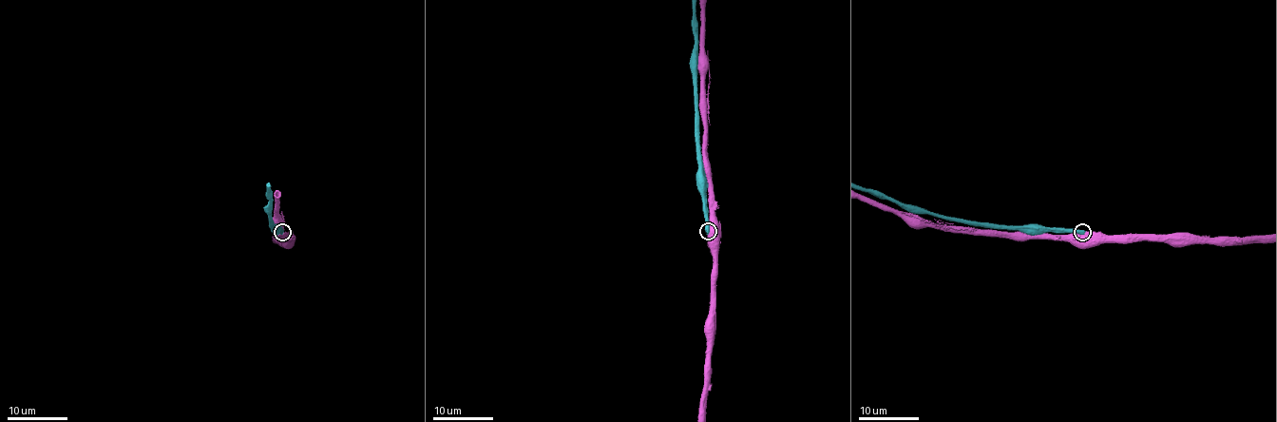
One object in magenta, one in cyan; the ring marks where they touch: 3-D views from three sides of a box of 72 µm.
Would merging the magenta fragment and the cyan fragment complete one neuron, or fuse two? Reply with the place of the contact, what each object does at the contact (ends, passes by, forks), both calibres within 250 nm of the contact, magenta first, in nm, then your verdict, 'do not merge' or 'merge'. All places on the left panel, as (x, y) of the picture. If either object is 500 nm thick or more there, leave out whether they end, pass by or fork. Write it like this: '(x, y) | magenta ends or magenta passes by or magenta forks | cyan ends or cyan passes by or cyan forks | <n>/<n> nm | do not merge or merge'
(282, 232) | 700/550 nm | do not merge

